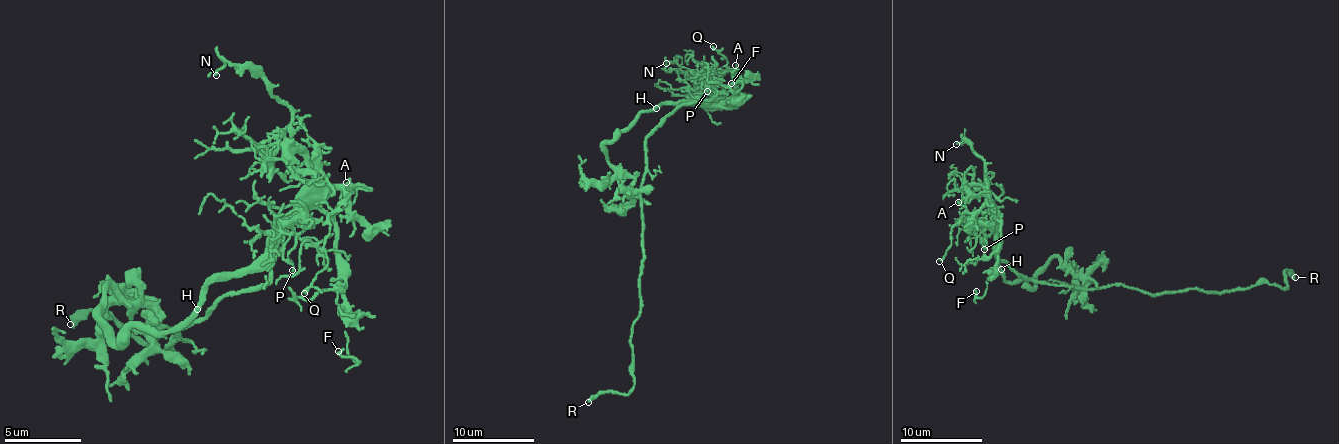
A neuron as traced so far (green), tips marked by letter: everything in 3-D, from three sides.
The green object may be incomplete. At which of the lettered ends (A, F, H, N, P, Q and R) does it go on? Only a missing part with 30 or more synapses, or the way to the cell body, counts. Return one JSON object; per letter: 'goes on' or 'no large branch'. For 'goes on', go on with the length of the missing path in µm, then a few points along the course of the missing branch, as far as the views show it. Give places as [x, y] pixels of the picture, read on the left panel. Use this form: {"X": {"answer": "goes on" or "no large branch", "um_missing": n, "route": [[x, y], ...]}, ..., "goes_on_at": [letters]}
{"A": {"answer": "no large branch"}, "F": {"answer": "no large branch"}, "H": {"answer": "no large branch"}, "N": {"answer": "no large branch"}, "P": {"answer": "no large branch"}, "Q": {"answer": "no large branch"}, "R": {"answer": "goes on", "um_missing": 40}, "goes_on_at": ["R"]}

